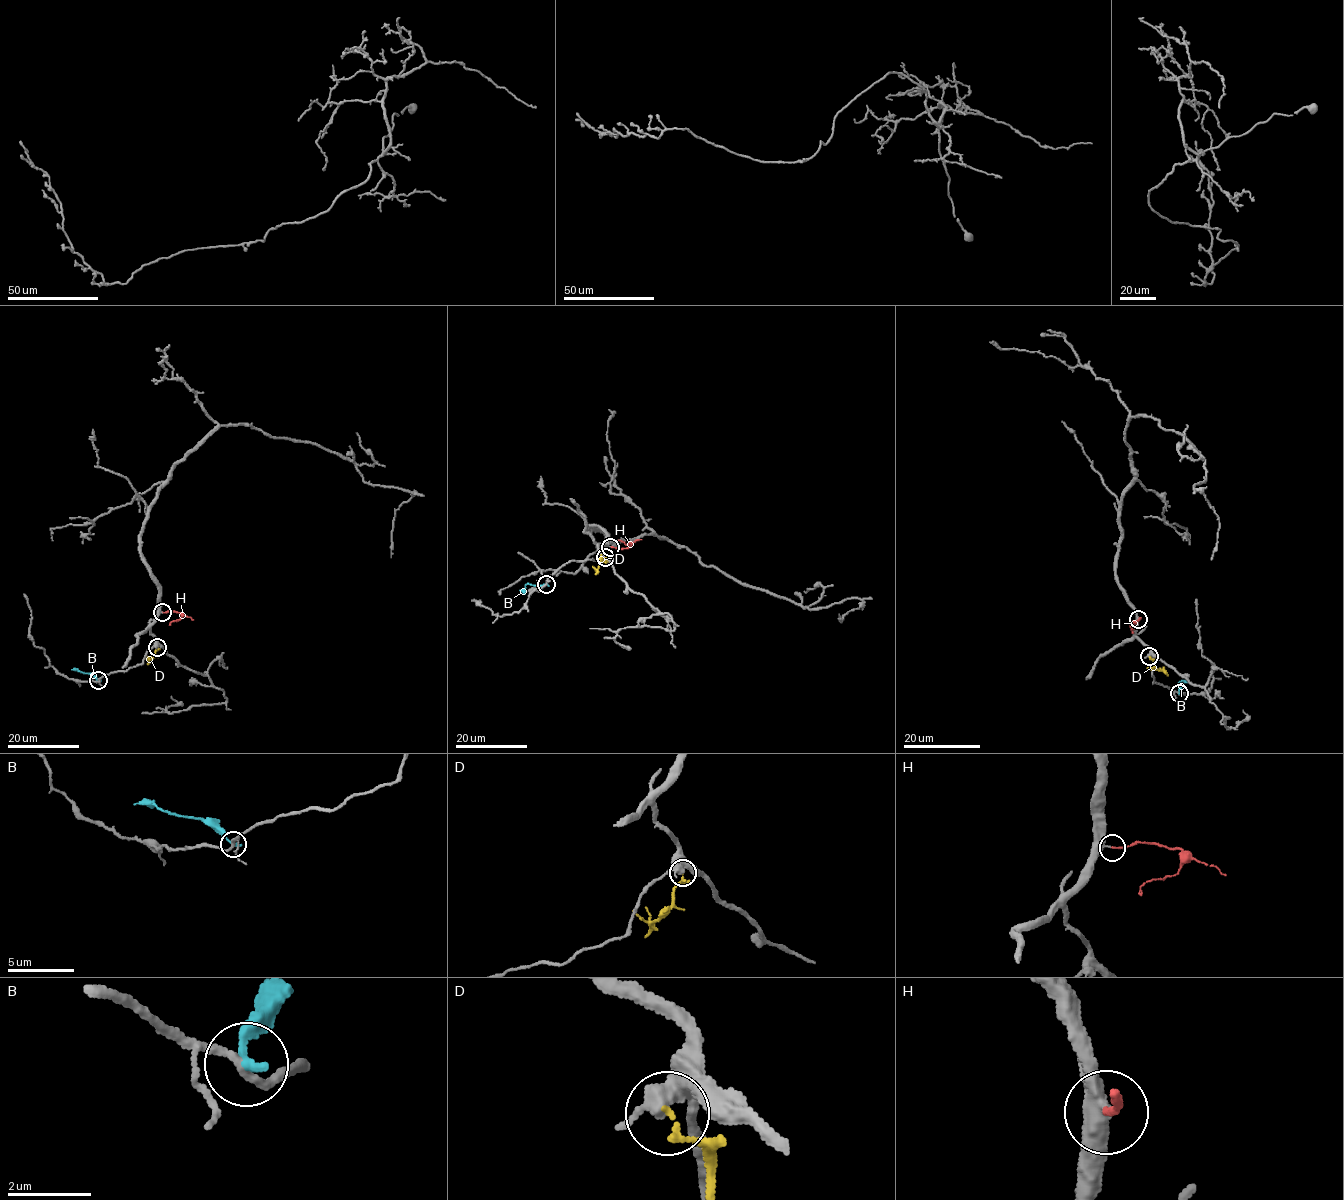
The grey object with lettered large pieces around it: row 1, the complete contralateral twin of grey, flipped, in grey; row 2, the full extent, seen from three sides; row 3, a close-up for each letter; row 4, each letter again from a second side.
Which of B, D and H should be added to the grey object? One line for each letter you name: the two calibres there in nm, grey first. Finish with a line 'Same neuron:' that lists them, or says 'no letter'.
H: 340 nm thick on the grey side, 140 nm on the other
Same neuron: H

